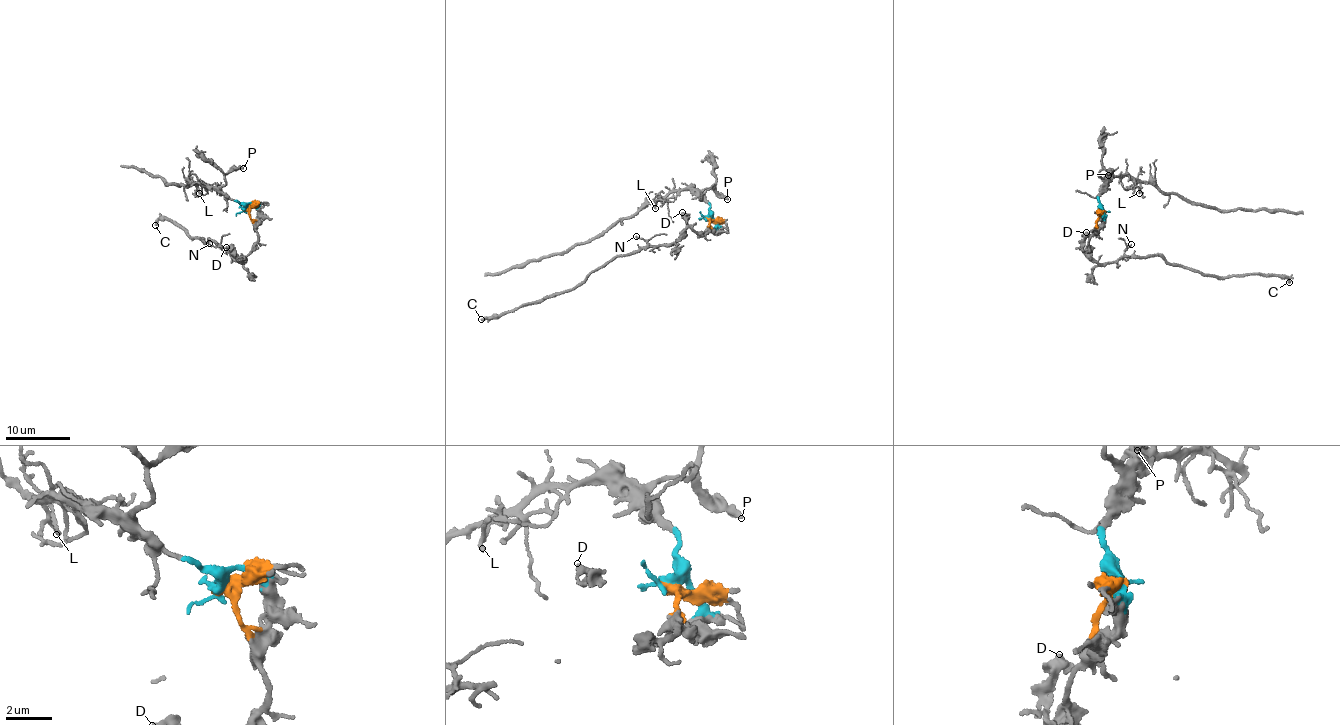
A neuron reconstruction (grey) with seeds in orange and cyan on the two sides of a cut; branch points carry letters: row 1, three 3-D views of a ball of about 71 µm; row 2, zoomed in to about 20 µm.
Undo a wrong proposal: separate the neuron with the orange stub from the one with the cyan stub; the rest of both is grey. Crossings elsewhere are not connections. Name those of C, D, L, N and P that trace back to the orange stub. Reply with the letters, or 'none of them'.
C, D, N

